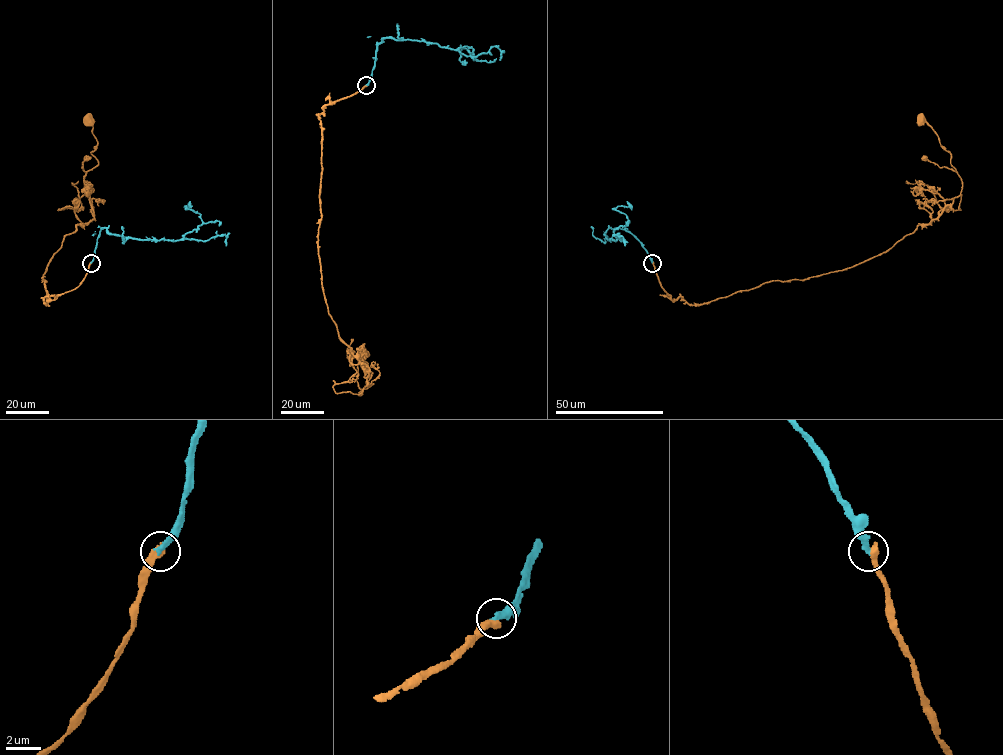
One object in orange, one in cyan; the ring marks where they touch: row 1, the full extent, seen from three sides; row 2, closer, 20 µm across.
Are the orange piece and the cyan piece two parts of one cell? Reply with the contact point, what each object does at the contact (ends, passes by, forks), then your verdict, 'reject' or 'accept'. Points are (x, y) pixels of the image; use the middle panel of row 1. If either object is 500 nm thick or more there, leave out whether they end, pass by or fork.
(366, 85) | orange ends | cyan ends | reject

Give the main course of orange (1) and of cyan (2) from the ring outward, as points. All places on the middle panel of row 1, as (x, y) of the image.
1: (366, 85), (319, 116), (322, 288), (338, 336), (369, 369), (359, 395), (373, 383), (362, 354)
2: (366, 85), (376, 46), (386, 38), (471, 48), (477, 60), (462, 48), (460, 60), (464, 64), (465, 60)

